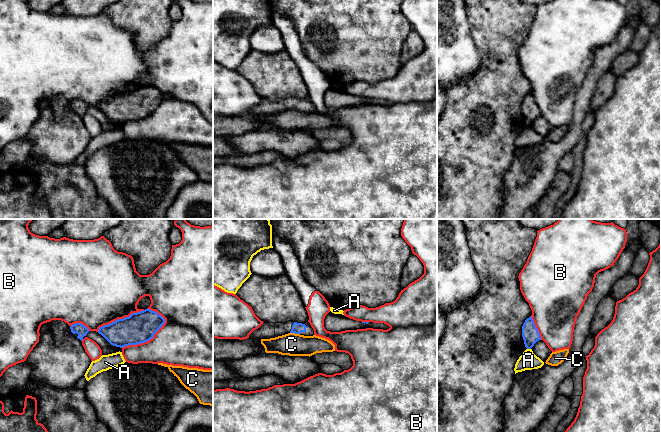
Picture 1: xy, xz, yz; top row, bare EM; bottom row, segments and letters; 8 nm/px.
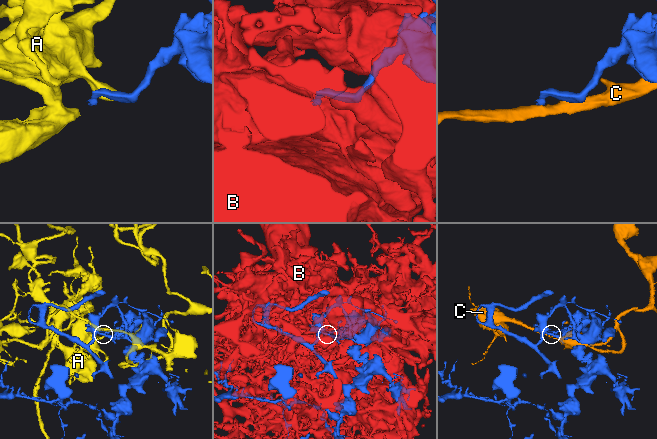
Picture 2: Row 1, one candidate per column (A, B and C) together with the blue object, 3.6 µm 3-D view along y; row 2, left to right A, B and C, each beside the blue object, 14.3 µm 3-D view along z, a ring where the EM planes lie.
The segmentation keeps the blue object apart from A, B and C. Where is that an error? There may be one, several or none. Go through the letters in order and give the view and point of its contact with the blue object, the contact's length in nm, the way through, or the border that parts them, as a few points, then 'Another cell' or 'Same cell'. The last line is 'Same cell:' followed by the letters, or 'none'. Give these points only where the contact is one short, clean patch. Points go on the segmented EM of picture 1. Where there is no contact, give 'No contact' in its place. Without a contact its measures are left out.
A: Touches blue at yz (529, 348). Shared border 30 nm. Another cell
B: Touches blue at xy (146, 341). Shared border 420 nm. Another cell
C: Touches blue at xz (295, 333). Shared border 80 nm. Another cell
Same cell: none

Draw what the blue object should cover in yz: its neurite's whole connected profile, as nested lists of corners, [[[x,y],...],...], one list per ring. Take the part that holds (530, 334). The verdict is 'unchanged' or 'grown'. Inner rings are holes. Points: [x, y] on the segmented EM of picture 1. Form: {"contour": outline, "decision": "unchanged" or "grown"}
{"contour": [[[531,316],[525,320],[522,326],[522,337],[527,349],[531,349],[537,341],[541,340],[539,331]]], "decision": "unchanged"}

